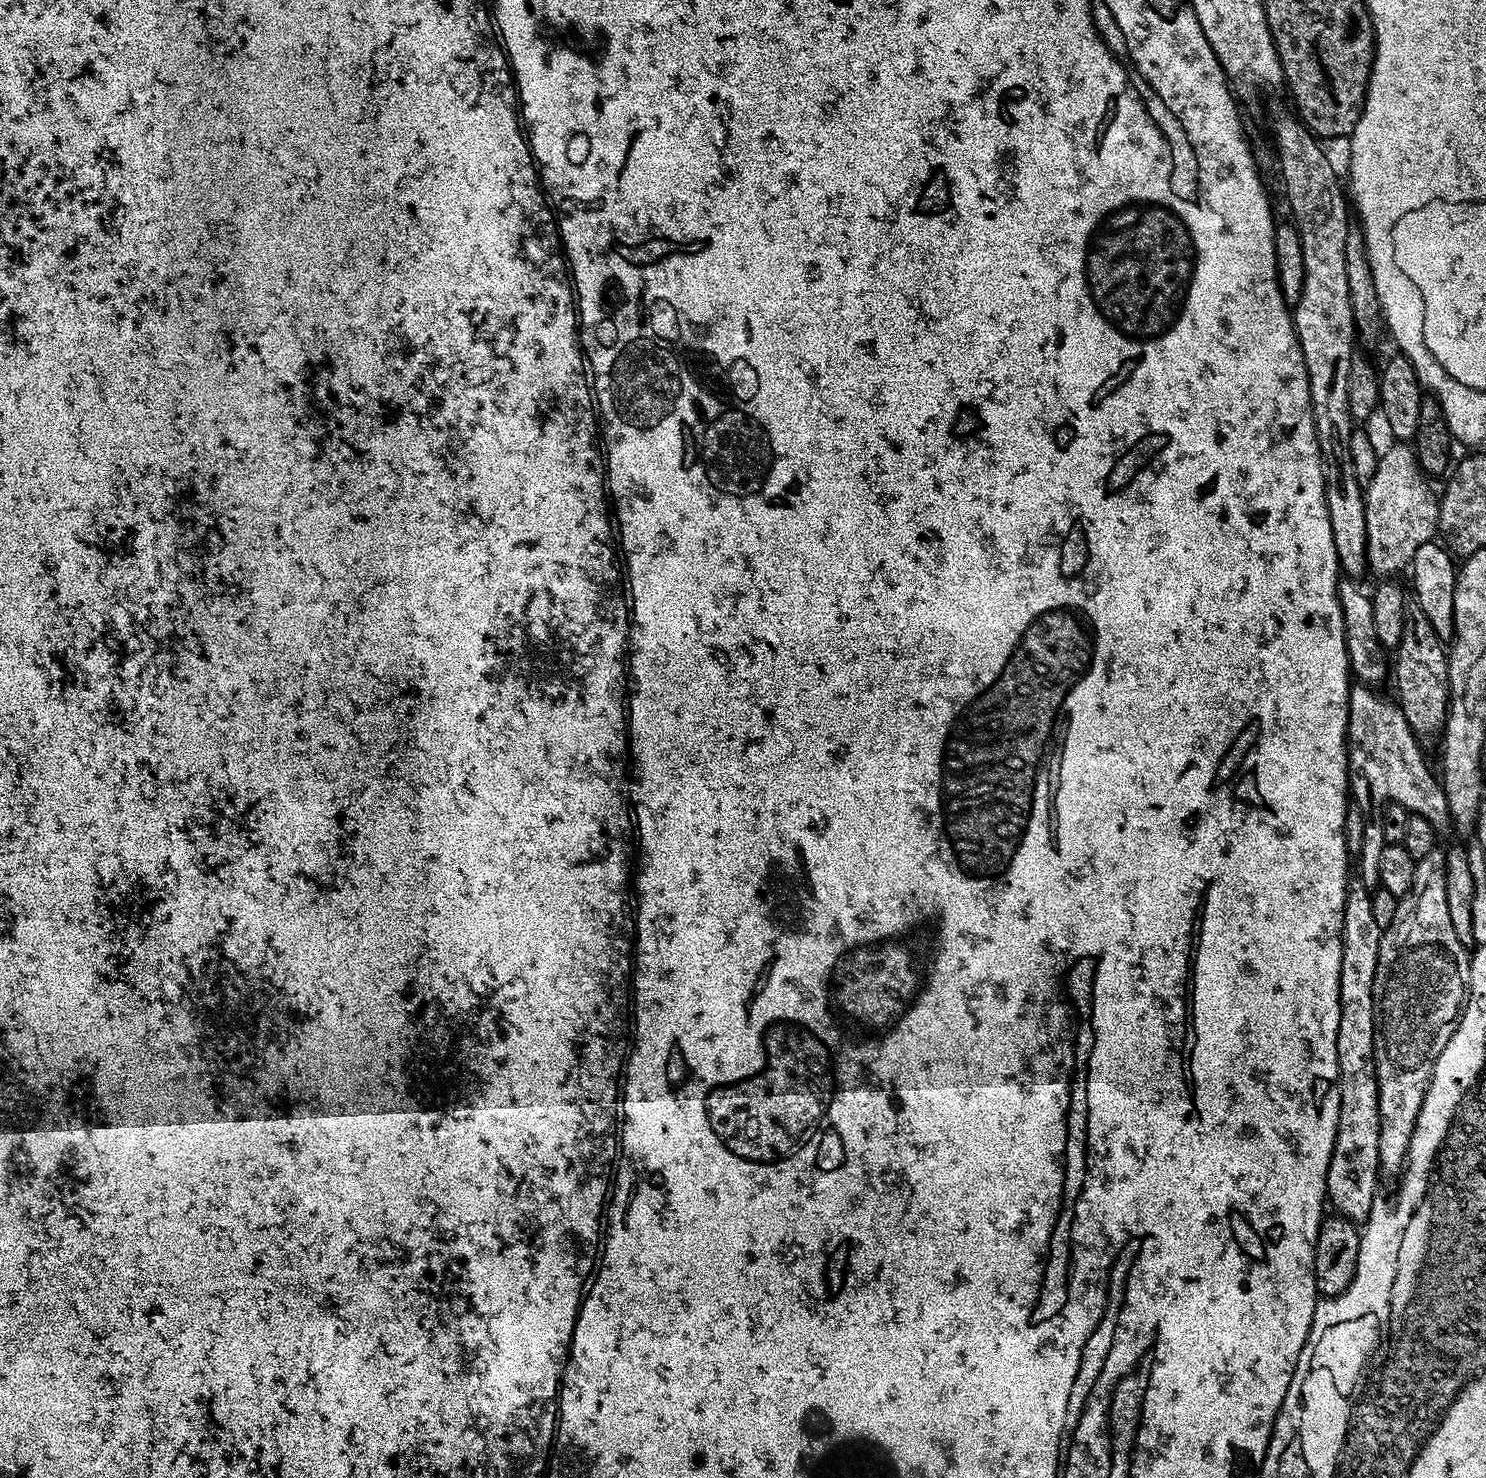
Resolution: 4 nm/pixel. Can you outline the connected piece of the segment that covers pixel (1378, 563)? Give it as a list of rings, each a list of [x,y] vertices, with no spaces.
[[[1392,442],[1388,449],[1379,453],[1380,461],[1376,473],[1370,483],[1366,485],[1366,554],[1368,555],[1369,573],[1373,572],[1376,578],[1392,578],[1411,565],[1414,554],[1418,549],[1433,543],[1438,532],[1440,522],[1440,505],[1437,493],[1432,493],[1429,477],[1420,468],[1416,461],[1415,447],[1404,442]]]

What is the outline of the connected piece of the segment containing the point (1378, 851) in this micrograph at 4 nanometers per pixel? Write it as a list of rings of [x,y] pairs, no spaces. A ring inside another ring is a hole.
[[[1359,682],[1351,685],[1348,694],[1348,786],[1350,796],[1361,807],[1365,820],[1362,848],[1358,855],[1360,872],[1358,879],[1369,890],[1378,888],[1380,883],[1380,860],[1387,843],[1378,819],[1379,806],[1389,804],[1430,804],[1440,806],[1444,785],[1428,769],[1424,761],[1421,741],[1406,722],[1399,703],[1379,696],[1375,687]]]

